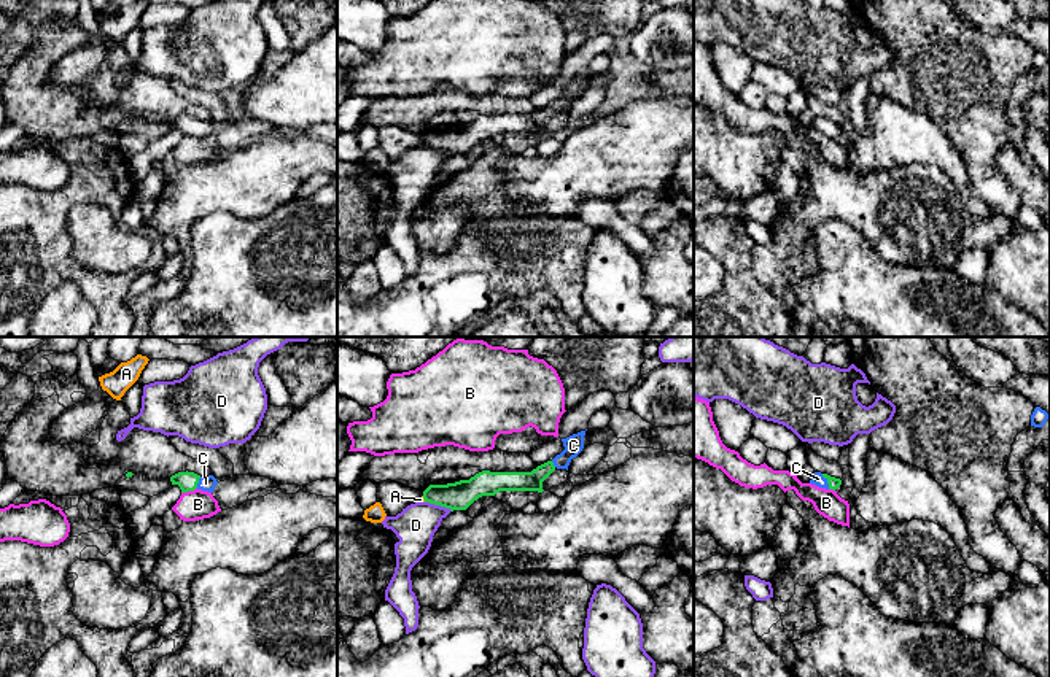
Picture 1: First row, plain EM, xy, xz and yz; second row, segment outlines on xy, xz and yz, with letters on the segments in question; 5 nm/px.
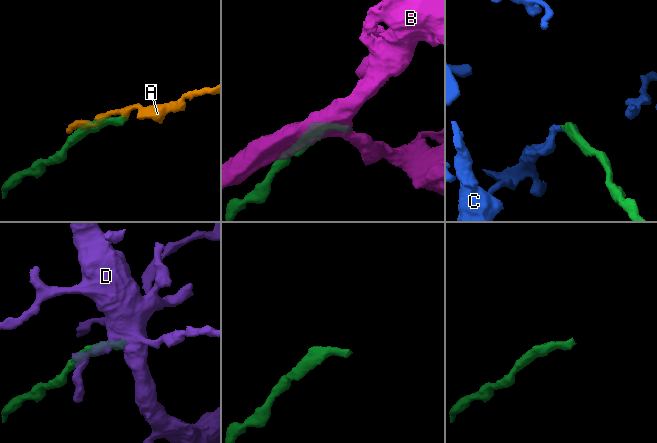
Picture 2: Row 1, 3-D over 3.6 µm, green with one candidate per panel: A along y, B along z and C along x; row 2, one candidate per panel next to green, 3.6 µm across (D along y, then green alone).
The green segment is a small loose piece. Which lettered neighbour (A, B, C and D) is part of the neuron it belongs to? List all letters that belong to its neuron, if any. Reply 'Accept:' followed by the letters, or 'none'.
Accept: C

